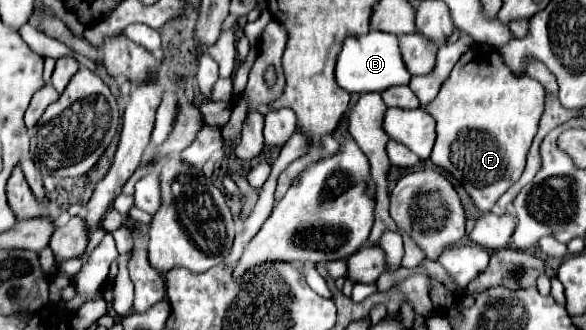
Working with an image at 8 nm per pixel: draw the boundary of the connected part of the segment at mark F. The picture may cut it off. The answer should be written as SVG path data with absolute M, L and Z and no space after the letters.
M472 44L456 62L450 76L442 82L438 96L426 106L430 114L434 114L436 120L436 144L432 150L432 162L438 168L444 168L450 172L464 190L472 196L474 204L480 210L490 210L498 198L520 178L524 164L526 164L526 152L530 148L530 142L538 130L540 116L544 112L544 86L528 76L514 76L508 66L504 66L502 56L498 54L498 48L486 46L486 44Z

